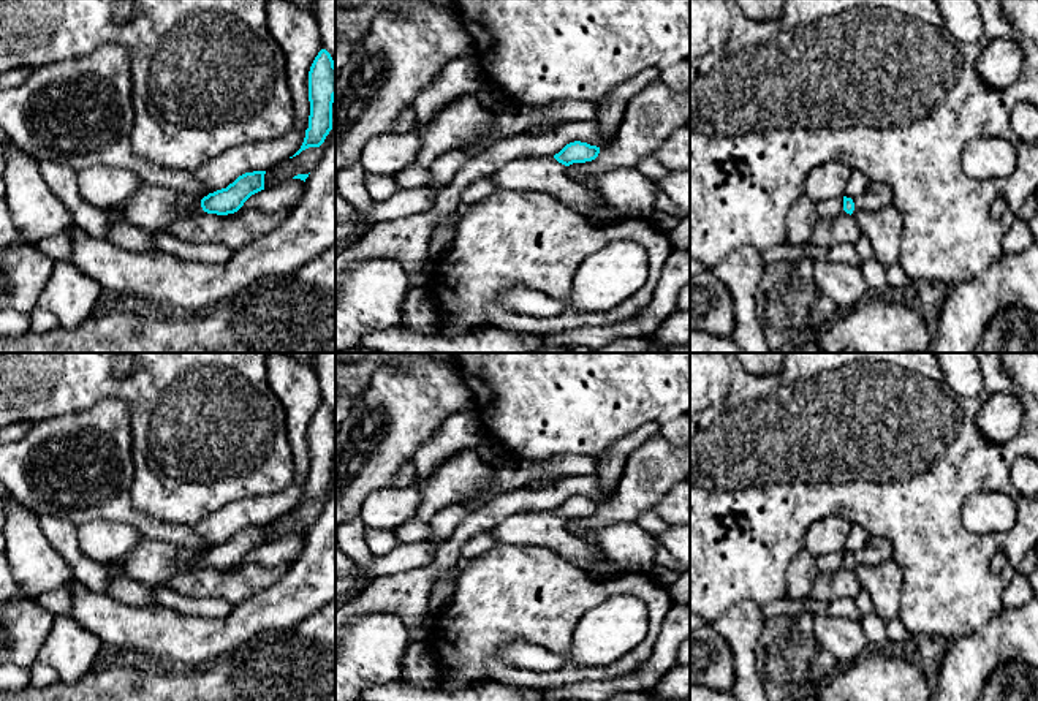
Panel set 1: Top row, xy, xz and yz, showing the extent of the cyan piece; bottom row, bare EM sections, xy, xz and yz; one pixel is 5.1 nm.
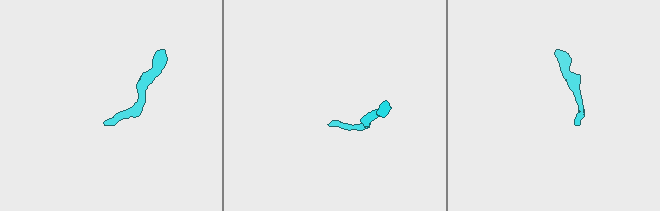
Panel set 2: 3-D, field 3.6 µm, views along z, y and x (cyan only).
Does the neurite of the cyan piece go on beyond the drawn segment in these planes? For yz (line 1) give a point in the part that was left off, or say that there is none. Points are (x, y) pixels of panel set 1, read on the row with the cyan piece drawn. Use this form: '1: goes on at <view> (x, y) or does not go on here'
1: goes on at yz (877, 195)

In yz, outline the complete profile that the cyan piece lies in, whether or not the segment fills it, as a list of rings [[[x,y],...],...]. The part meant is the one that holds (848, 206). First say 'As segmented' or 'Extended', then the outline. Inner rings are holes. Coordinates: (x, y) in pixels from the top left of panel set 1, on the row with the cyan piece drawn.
Extended. [[[869,180],[864,193],[858,198],[843,196],[843,212],[856,215],[858,212],[878,212],[892,206],[892,190],[878,180]]]

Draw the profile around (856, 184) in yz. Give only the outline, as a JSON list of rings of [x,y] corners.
[[[853,171],[847,185],[845,185],[845,196],[847,198],[858,198],[864,193],[866,187],[869,184],[869,179],[861,171]]]

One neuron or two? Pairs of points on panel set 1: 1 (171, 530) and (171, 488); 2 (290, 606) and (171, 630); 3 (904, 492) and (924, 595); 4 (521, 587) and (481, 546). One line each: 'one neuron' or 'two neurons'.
1: two neurons
2: one neuron
3: one neuron
4: two neurons

